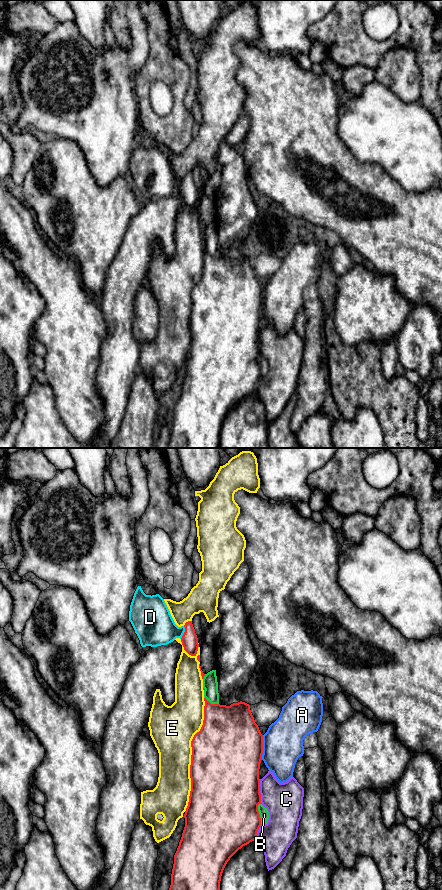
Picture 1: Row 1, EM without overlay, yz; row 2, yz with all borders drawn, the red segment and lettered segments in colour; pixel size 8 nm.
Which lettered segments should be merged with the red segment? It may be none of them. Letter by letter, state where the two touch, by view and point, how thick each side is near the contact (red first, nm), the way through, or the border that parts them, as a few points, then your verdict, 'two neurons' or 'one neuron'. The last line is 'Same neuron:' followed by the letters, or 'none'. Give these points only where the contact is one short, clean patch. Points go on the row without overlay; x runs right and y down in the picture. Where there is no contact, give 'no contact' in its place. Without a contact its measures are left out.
A: contact yz (262, 299); calibres 500 and 320 nm; two neurons
B: contact yz (259, 366); calibres 500 and 80 nm; two neurons
C: contact yz (259, 343); calibres 500 and 300 nm; two neurons
D: contact yz (184, 184); calibres 130 and 320 nm; way yz (189, 192), (184, 184), (164, 183), (154, 177); one neuron
E: contact yz (191, 307); calibres 500 and 340 nm; two neurons
Same neuron: D

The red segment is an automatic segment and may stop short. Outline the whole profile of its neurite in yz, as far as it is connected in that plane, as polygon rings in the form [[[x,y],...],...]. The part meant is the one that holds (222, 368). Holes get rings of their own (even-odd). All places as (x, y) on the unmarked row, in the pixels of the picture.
[[[204,250],[204,272],[192,293],[190,317],[191,343],[184,370],[185,379],[174,407],[168,448],[219,448],[223,422],[230,410],[254,393],[261,378],[259,321],[263,306],[263,287],[245,254],[230,258],[211,256]]]

